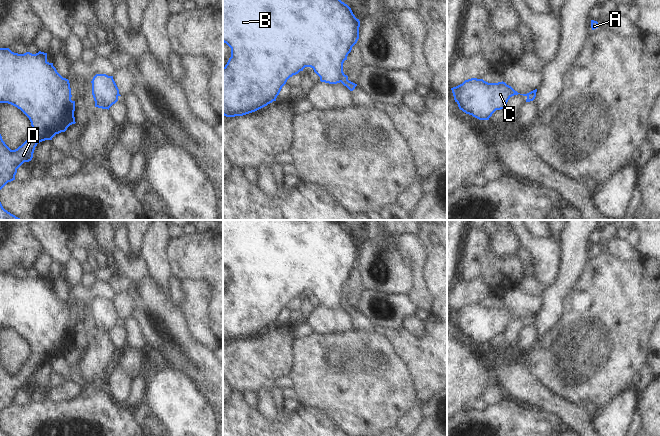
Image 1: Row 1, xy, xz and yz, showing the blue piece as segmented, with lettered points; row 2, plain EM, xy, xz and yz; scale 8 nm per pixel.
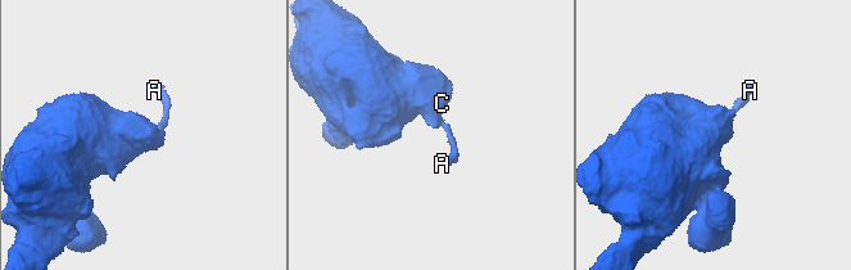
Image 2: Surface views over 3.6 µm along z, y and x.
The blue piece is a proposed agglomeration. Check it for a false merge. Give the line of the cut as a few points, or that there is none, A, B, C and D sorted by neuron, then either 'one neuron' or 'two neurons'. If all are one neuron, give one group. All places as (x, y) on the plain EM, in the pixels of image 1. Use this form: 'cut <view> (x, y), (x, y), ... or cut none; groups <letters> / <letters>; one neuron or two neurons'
cut xz (343, 297), (340, 305); groups A / B C D; two neurons

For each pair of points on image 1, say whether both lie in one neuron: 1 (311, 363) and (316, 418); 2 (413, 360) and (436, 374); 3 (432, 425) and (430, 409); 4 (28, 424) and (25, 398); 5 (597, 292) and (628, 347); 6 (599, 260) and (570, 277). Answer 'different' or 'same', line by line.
1: different
2: same
3: same
4: different
5: same
6: different

